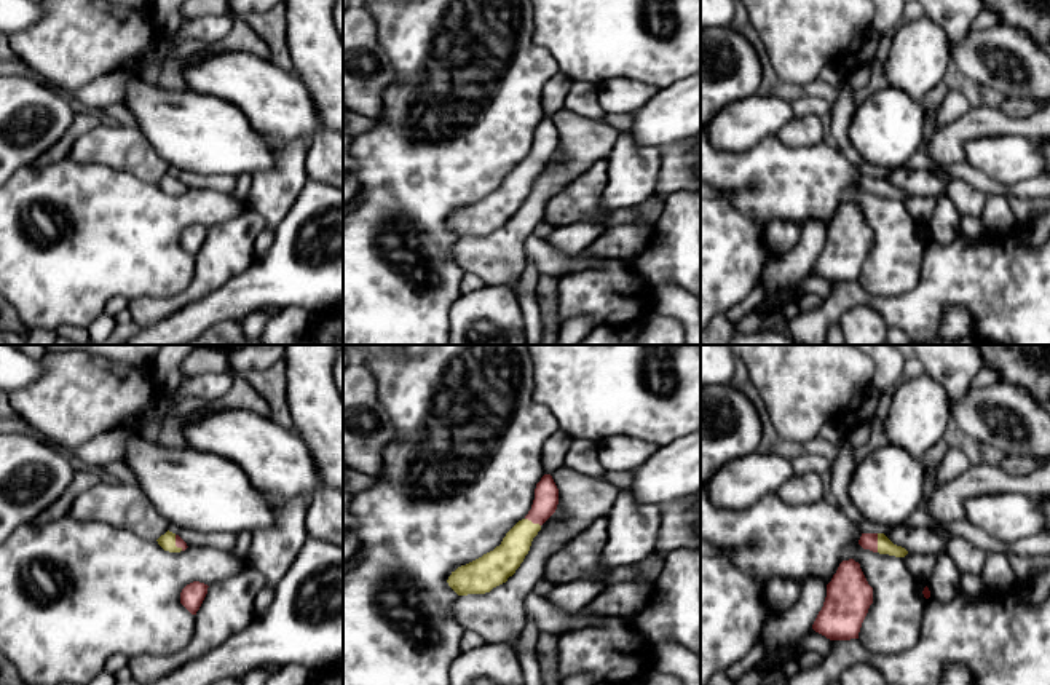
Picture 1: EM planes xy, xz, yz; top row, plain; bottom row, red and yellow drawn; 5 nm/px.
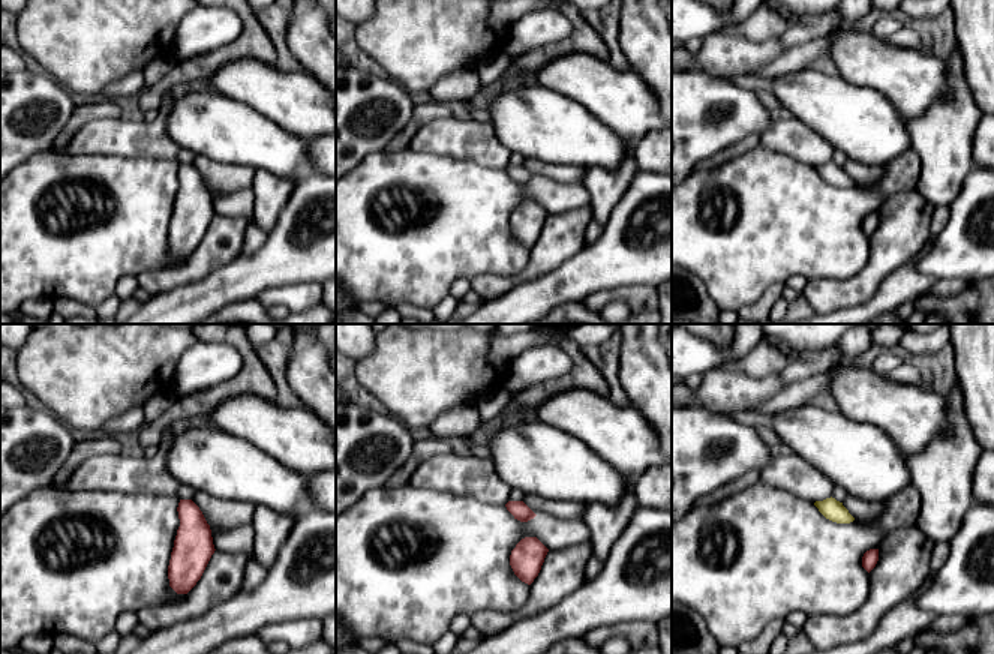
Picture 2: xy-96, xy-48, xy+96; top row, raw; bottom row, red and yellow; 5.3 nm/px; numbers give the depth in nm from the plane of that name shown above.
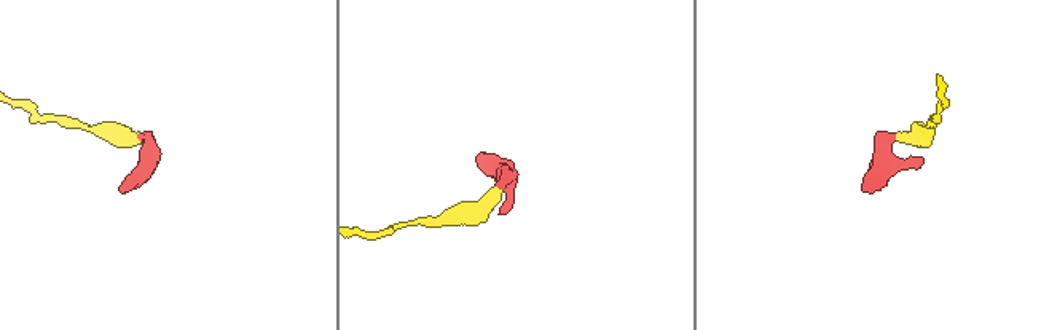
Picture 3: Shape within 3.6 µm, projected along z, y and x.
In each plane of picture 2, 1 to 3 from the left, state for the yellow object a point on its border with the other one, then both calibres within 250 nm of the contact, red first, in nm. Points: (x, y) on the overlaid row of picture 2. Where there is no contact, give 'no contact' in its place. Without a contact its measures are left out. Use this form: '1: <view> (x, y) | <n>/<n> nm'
1: no contact
2: no contact
3: no contact

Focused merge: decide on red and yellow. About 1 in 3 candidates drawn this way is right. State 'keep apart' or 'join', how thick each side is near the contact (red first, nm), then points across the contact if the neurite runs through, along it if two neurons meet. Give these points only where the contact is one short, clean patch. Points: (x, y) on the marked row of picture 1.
join; 80 nm thick on the red side, 80 nm on the other; runs through yz (867, 540), (876, 543), (884, 545)

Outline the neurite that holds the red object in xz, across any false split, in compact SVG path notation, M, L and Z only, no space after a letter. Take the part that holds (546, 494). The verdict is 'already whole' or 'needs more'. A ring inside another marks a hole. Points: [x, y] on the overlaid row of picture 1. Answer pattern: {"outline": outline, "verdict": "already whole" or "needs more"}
{"outline": "M544 474L535 489L528 514L503 538L501 544L482 557L458 567L448 576L448 586L458 596L485 594L507 581L523 562L541 525L555 513L559 489L551 474Z", "verdict": "needs more"}

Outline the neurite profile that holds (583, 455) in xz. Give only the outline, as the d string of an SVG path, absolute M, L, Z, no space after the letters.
M573 439L563 466L590 477L603 479L605 469L598 461L598 442L590 439Z

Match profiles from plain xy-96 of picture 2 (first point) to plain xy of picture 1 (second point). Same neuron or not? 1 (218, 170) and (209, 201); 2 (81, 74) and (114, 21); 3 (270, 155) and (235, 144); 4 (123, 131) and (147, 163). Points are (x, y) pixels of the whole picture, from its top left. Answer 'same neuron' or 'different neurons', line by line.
1: different neurons
2: same neuron
3: same neuron
4: same neuron

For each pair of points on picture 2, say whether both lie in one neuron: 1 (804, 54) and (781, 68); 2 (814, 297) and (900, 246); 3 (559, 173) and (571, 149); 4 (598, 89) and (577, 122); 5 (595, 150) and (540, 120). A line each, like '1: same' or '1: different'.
1: same
2: same
3: different
4: different
5: same

